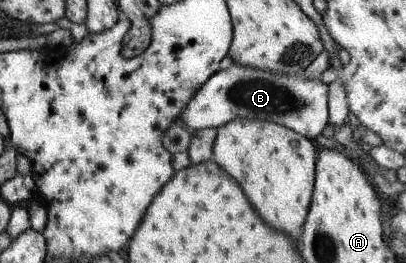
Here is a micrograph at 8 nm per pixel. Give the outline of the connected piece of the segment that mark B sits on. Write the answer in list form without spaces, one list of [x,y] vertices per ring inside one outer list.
[[[232,62],[225,69],[219,69],[214,75],[211,75],[198,88],[198,91],[190,98],[190,101],[182,110],[179,116],[180,120],[184,121],[189,131],[204,128],[216,129],[226,122],[232,121],[234,118],[266,120],[267,122],[283,125],[307,137],[309,140],[314,141],[316,135],[319,135],[327,124],[328,75],[326,75],[326,78],[323,78],[323,74],[319,74],[316,77],[308,77],[303,71],[304,70],[300,70],[290,75],[279,74],[269,72],[268,70],[239,66]]]

